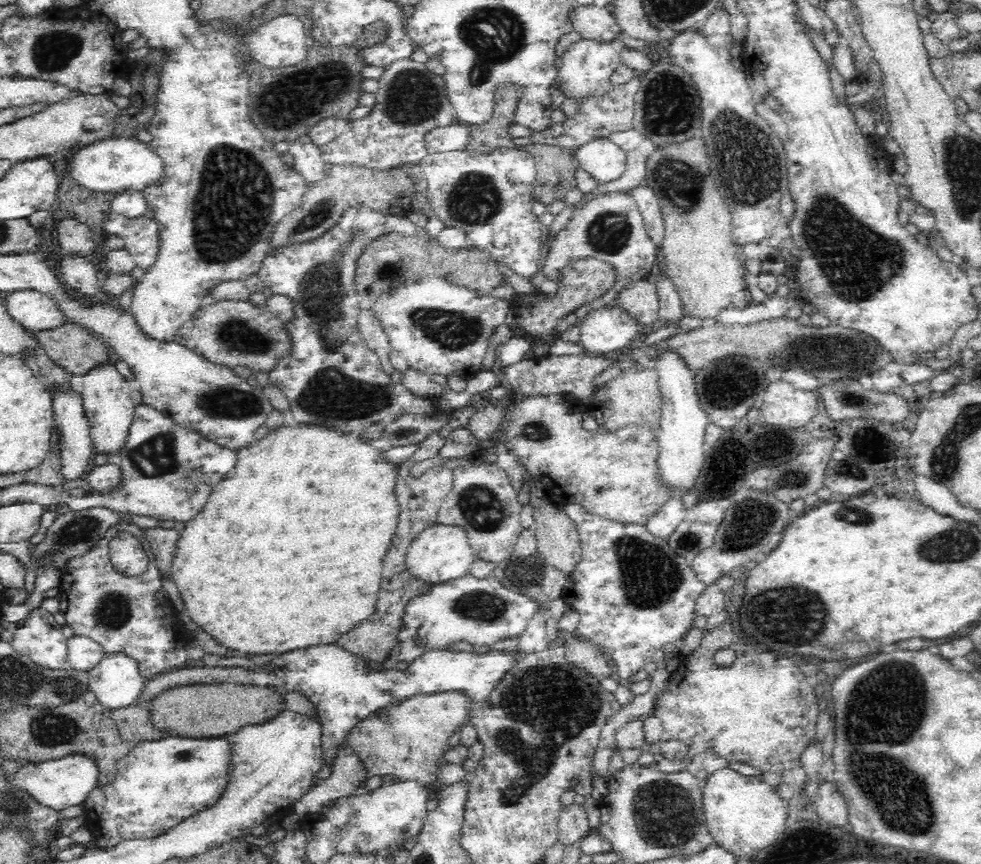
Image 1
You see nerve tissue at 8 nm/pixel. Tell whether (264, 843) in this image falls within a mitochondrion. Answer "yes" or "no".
no

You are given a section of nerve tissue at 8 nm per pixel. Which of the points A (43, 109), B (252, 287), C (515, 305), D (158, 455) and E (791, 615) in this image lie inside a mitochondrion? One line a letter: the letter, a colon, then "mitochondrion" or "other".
A: other
B: other
C: other
D: mitochondrion
E: mitochondrion

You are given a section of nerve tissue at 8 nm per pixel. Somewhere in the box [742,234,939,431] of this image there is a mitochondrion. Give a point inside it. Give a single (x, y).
(812, 351)

